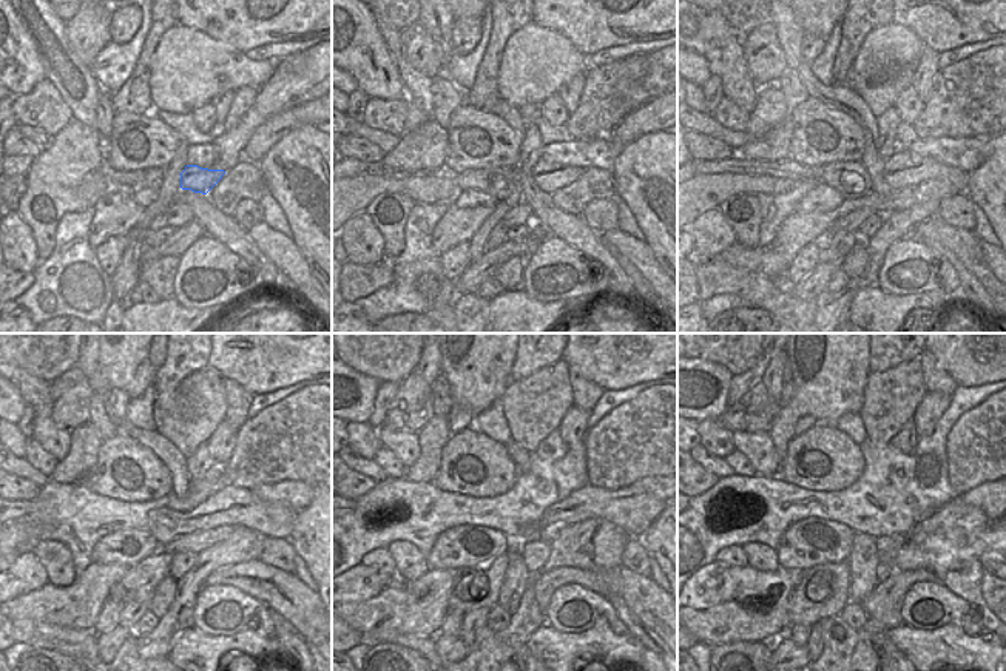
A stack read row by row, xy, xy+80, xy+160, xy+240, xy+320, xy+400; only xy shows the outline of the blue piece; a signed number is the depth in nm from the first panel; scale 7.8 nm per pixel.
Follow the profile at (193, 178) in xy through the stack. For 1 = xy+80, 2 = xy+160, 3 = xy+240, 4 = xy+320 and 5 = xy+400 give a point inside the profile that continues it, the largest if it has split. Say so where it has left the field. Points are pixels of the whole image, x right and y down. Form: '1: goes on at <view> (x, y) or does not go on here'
1: goes on at xy+80 (550, 176)
2: goes on at xy+160 (903, 168)
3: goes on at xy+240 (229, 506)
4: goes on at xy+320 (633, 514)
5: goes on at xy+400 (991, 497)

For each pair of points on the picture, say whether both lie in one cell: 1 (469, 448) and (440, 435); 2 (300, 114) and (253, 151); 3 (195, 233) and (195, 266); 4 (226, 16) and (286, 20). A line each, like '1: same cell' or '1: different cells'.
1: different cells
2: same cell
3: different cells
4: same cell

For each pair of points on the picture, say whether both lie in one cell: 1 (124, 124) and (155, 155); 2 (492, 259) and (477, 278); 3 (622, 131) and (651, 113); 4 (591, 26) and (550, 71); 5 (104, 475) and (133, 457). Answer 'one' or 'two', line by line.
1: one
2: one
3: one
4: two
5: one

